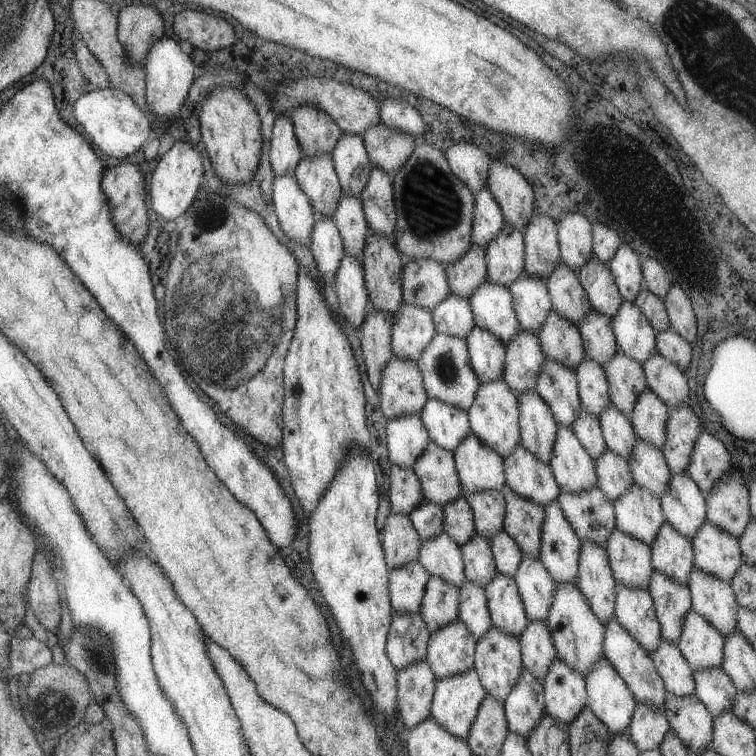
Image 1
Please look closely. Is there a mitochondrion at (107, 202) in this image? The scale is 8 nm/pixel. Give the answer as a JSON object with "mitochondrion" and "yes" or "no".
{"mitochondrion":"no"}

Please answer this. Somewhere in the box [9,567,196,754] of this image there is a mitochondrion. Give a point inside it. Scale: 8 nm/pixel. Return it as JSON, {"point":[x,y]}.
{"point":[57,708]}

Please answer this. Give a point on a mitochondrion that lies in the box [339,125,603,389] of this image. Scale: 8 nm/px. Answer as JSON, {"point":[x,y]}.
{"point":[434,213]}

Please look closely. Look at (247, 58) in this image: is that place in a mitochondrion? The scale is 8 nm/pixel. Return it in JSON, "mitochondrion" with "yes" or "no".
{"mitochondrion":"no"}

